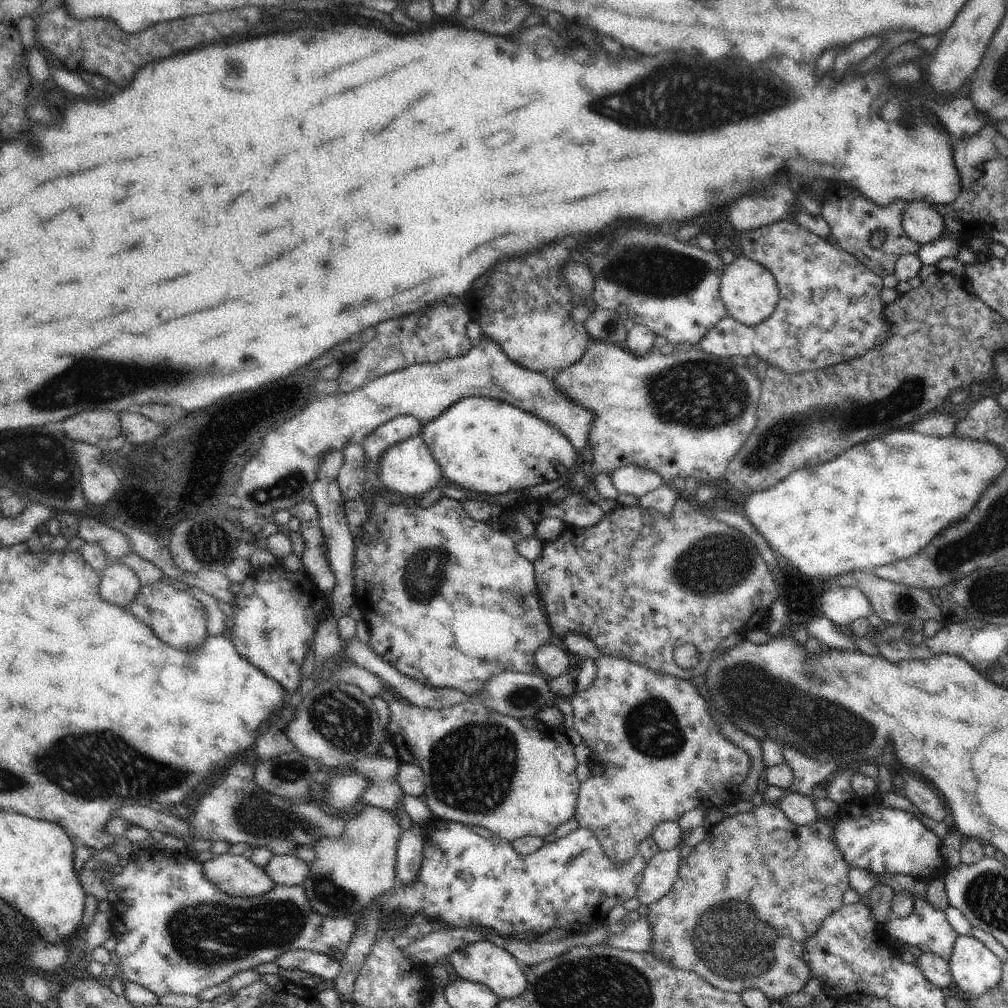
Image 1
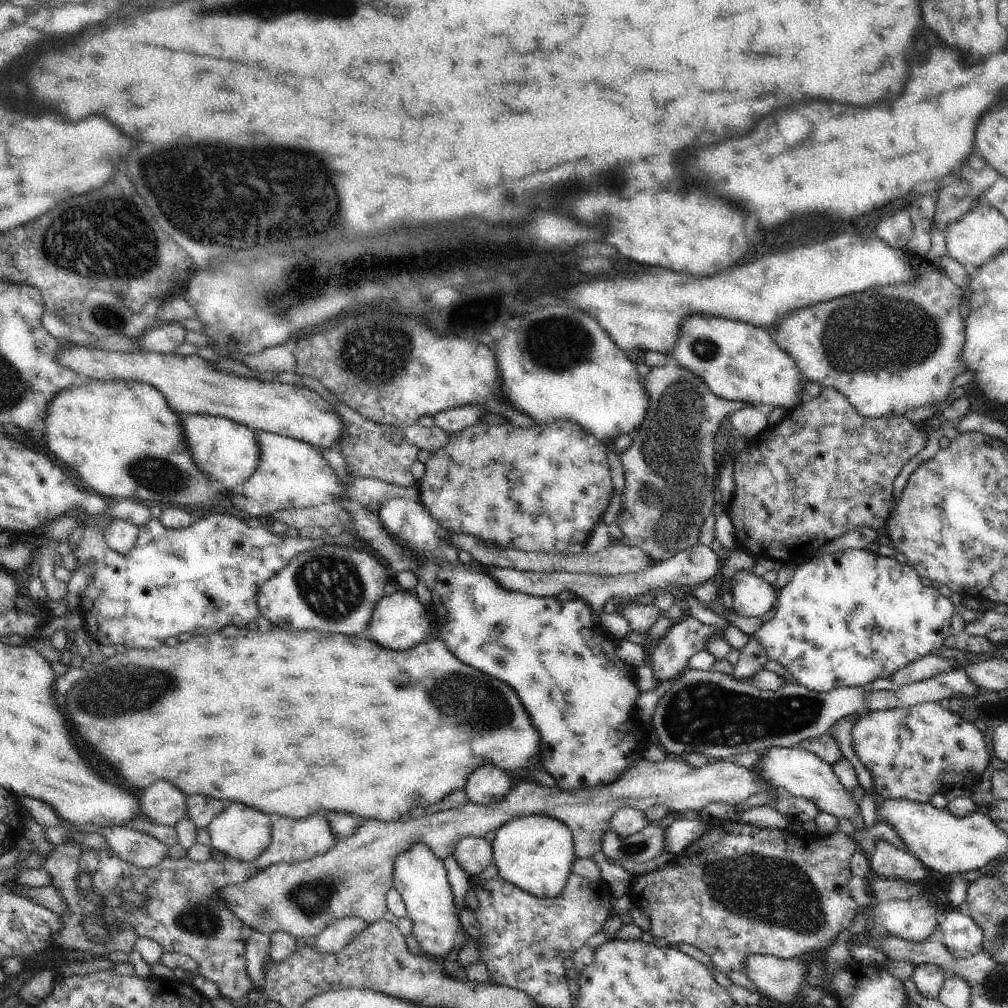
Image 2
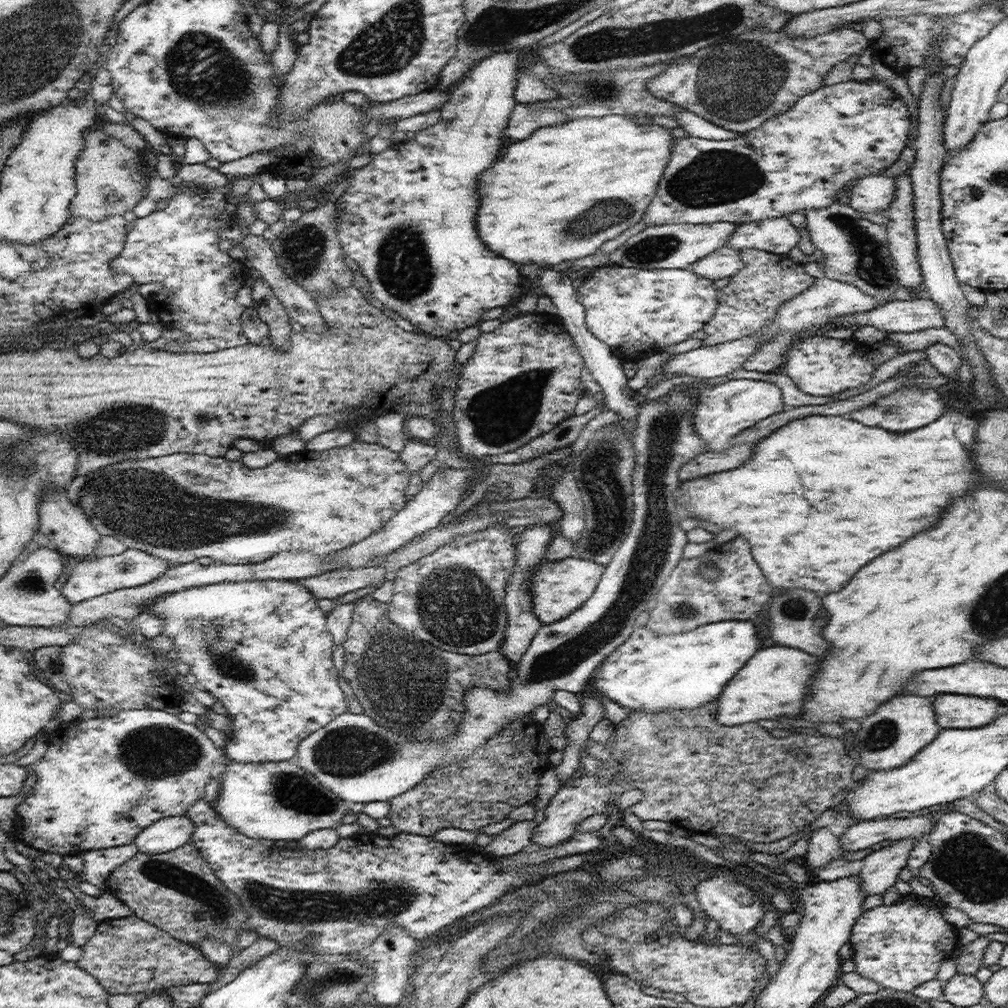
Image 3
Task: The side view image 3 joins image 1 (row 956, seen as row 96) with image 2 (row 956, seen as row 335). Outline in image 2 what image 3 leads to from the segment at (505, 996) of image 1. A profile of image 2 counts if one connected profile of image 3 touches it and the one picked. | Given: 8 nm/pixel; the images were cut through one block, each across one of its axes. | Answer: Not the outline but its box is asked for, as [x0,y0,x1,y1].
[393,842,468,960]

